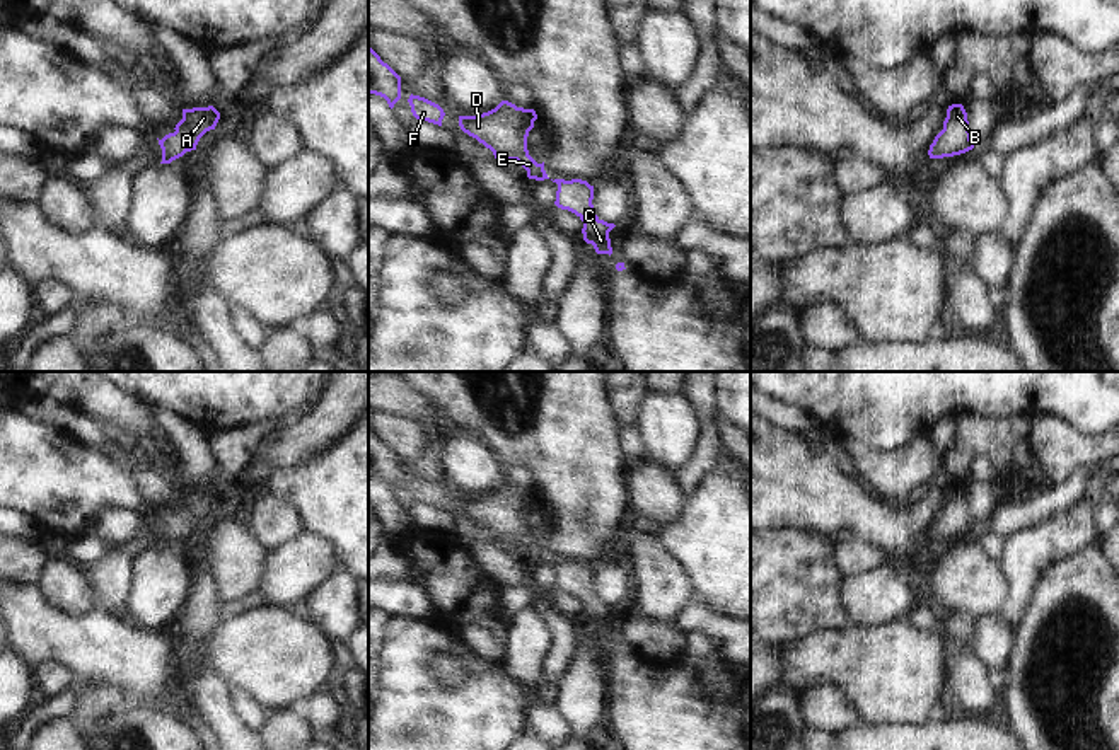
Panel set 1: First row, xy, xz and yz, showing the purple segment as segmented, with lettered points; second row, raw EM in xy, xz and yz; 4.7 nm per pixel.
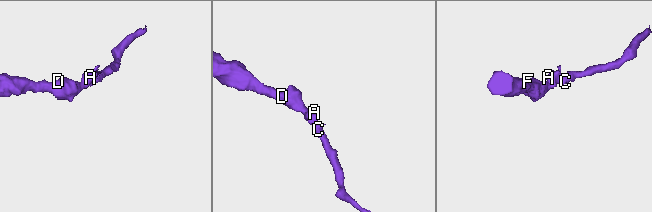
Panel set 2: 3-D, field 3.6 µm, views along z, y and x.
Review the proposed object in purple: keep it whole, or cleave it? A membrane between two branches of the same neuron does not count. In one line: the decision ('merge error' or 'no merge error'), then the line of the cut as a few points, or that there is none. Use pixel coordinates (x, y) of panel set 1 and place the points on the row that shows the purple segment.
no merge error; cut none

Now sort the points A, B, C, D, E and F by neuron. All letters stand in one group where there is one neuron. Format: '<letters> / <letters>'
A B C D E F

